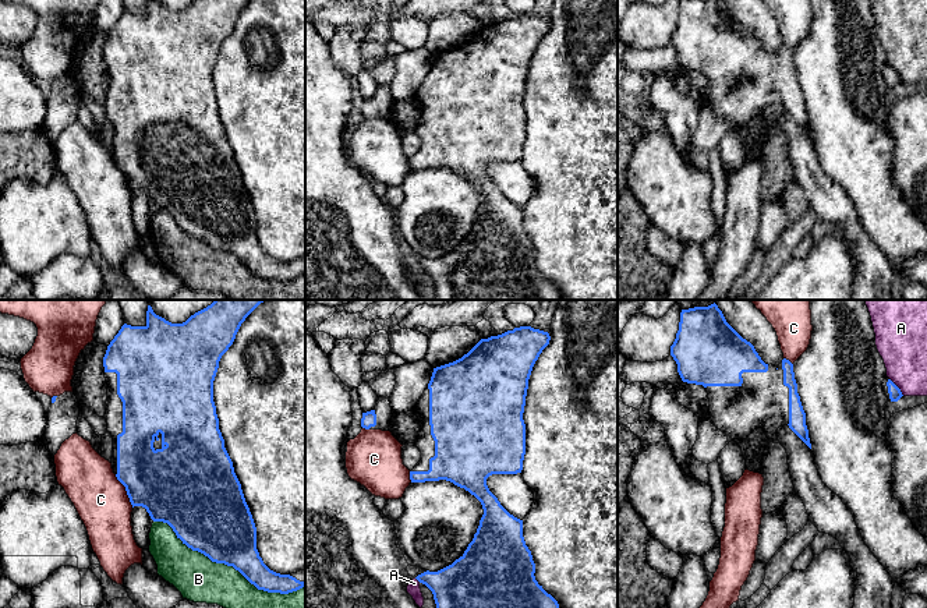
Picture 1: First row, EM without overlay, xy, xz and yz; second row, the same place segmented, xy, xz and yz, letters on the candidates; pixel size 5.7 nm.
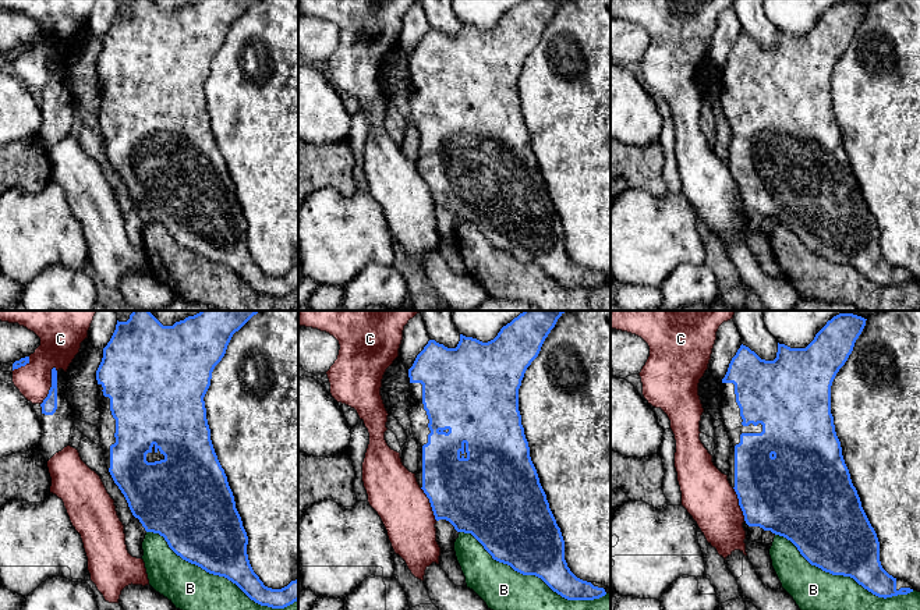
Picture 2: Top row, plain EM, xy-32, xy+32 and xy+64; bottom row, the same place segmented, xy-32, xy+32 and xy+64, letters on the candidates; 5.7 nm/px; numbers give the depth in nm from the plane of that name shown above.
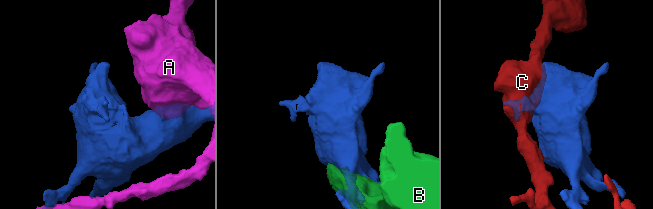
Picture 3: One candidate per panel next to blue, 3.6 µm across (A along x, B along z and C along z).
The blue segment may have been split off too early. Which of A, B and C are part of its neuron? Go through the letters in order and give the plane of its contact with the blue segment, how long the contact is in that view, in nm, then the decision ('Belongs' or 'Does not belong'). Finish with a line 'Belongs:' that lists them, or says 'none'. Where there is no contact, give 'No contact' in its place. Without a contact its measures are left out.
A: Touches blue in yz. Shared border 130 nm. Does not belong
B: Touches blue in xy. Shared border 950 nm. Does not belong
C: Touches blue in xy. Shared border 220 nm. Does not belong
Belongs: none

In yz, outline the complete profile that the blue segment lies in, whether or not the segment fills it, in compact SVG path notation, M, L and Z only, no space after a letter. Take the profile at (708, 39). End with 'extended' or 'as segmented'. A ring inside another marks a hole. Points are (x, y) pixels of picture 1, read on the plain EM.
M680 0L671 43L683 70L705 75L710 86L705 105L742 135L747 158L764 162L761 148L749 148L744 138L746 126L757 116L763 116L771 130L779 131L776 117L788 113L811 137L793 52L786 46L778 54L765 52L754 33L726 10L722 0Z; extended

